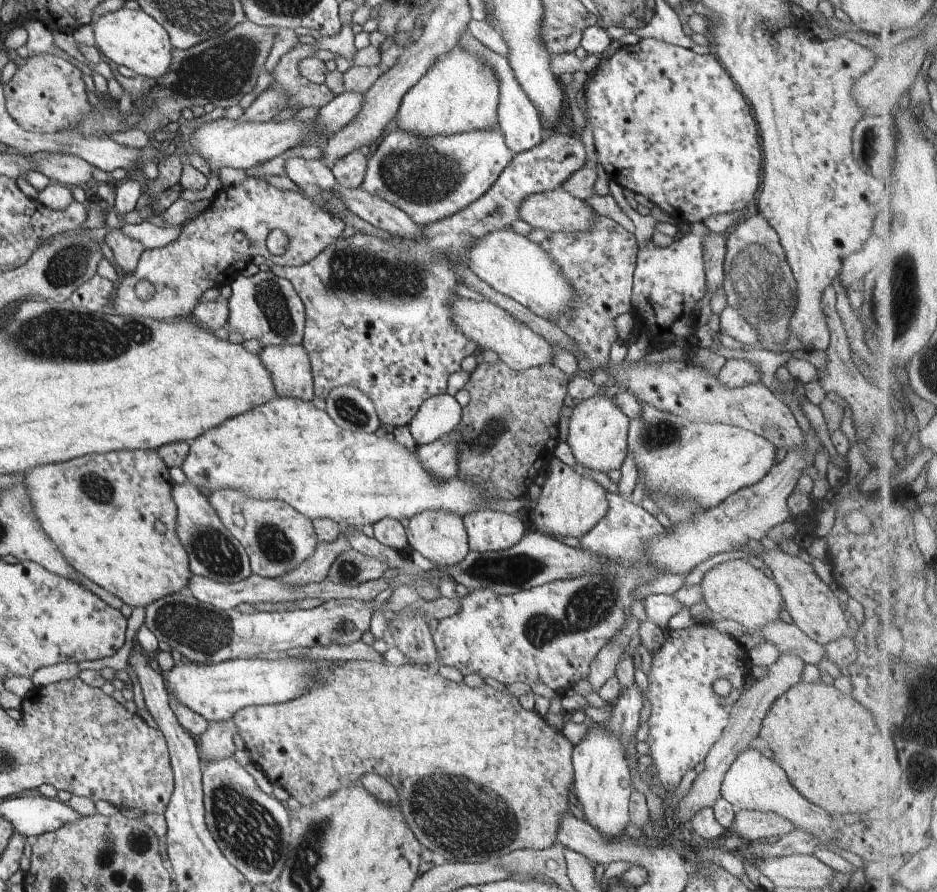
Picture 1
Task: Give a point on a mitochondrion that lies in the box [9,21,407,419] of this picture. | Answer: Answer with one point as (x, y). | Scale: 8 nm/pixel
(220, 70)

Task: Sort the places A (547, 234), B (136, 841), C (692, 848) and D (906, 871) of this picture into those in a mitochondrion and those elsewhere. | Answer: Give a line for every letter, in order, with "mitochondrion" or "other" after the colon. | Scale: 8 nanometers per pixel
A: other
B: mitochondrion
C: other
D: other

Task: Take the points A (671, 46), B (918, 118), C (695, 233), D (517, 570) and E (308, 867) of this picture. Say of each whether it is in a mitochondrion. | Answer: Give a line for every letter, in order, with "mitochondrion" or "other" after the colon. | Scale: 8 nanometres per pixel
A: other
B: other
C: other
D: mitochondrion
E: mitochondrion

